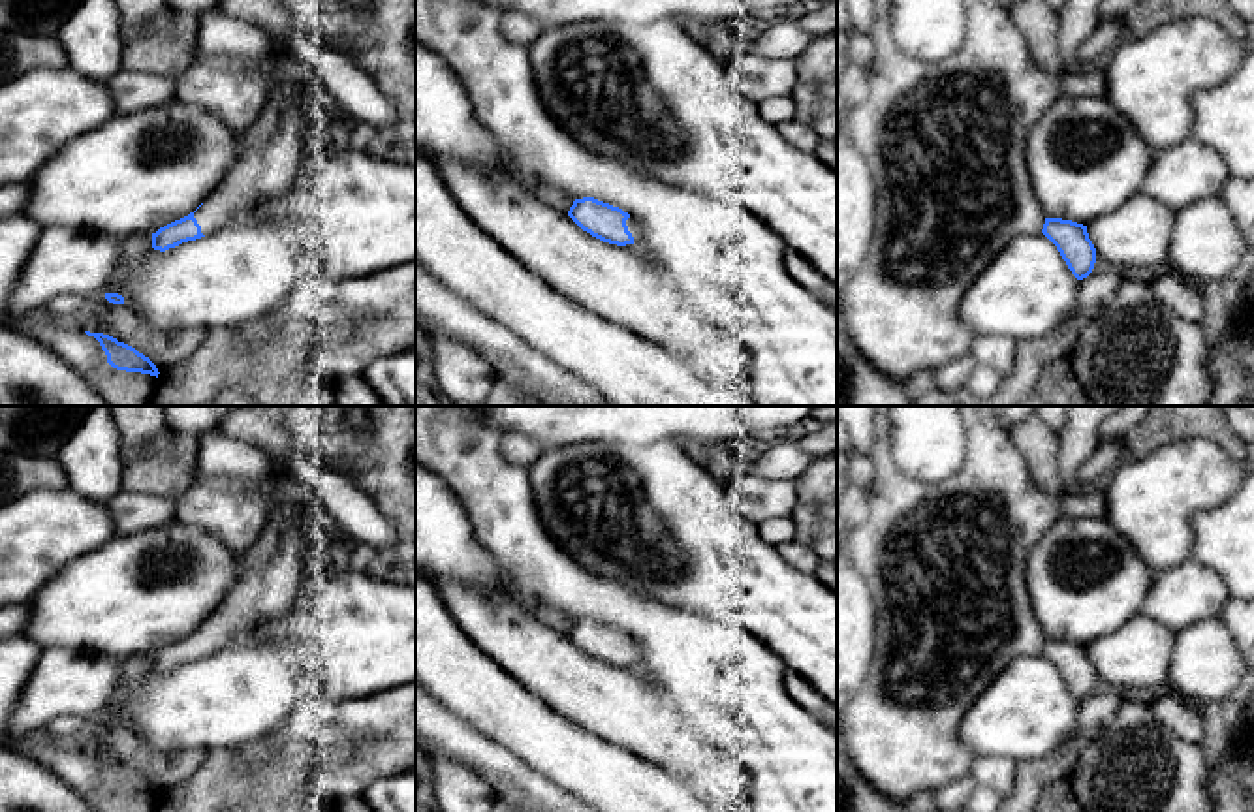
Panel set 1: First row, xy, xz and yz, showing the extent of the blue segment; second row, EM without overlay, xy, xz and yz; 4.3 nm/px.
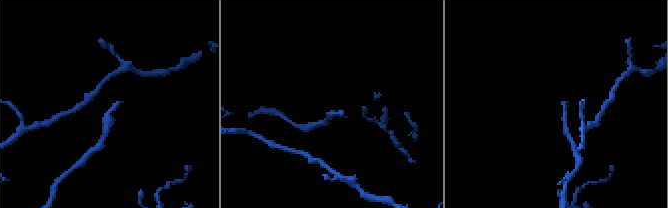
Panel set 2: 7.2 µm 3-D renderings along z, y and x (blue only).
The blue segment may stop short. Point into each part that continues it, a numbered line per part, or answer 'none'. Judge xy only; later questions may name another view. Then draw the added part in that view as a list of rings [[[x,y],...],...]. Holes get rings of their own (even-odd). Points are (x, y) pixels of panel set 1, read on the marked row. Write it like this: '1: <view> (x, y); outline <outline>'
1: xy (271, 155); outline [[[280,85],[280,94],[244,130],[243,150],[224,184],[194,212],[203,235],[235,226],[243,212],[291,188],[312,122],[316,111],[299,86]]]

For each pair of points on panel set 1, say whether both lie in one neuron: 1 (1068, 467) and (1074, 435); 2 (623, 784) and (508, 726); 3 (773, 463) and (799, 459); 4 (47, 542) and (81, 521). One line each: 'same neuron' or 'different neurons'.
1: same neuron
2: same neuron
3: same neuron
4: same neuron

